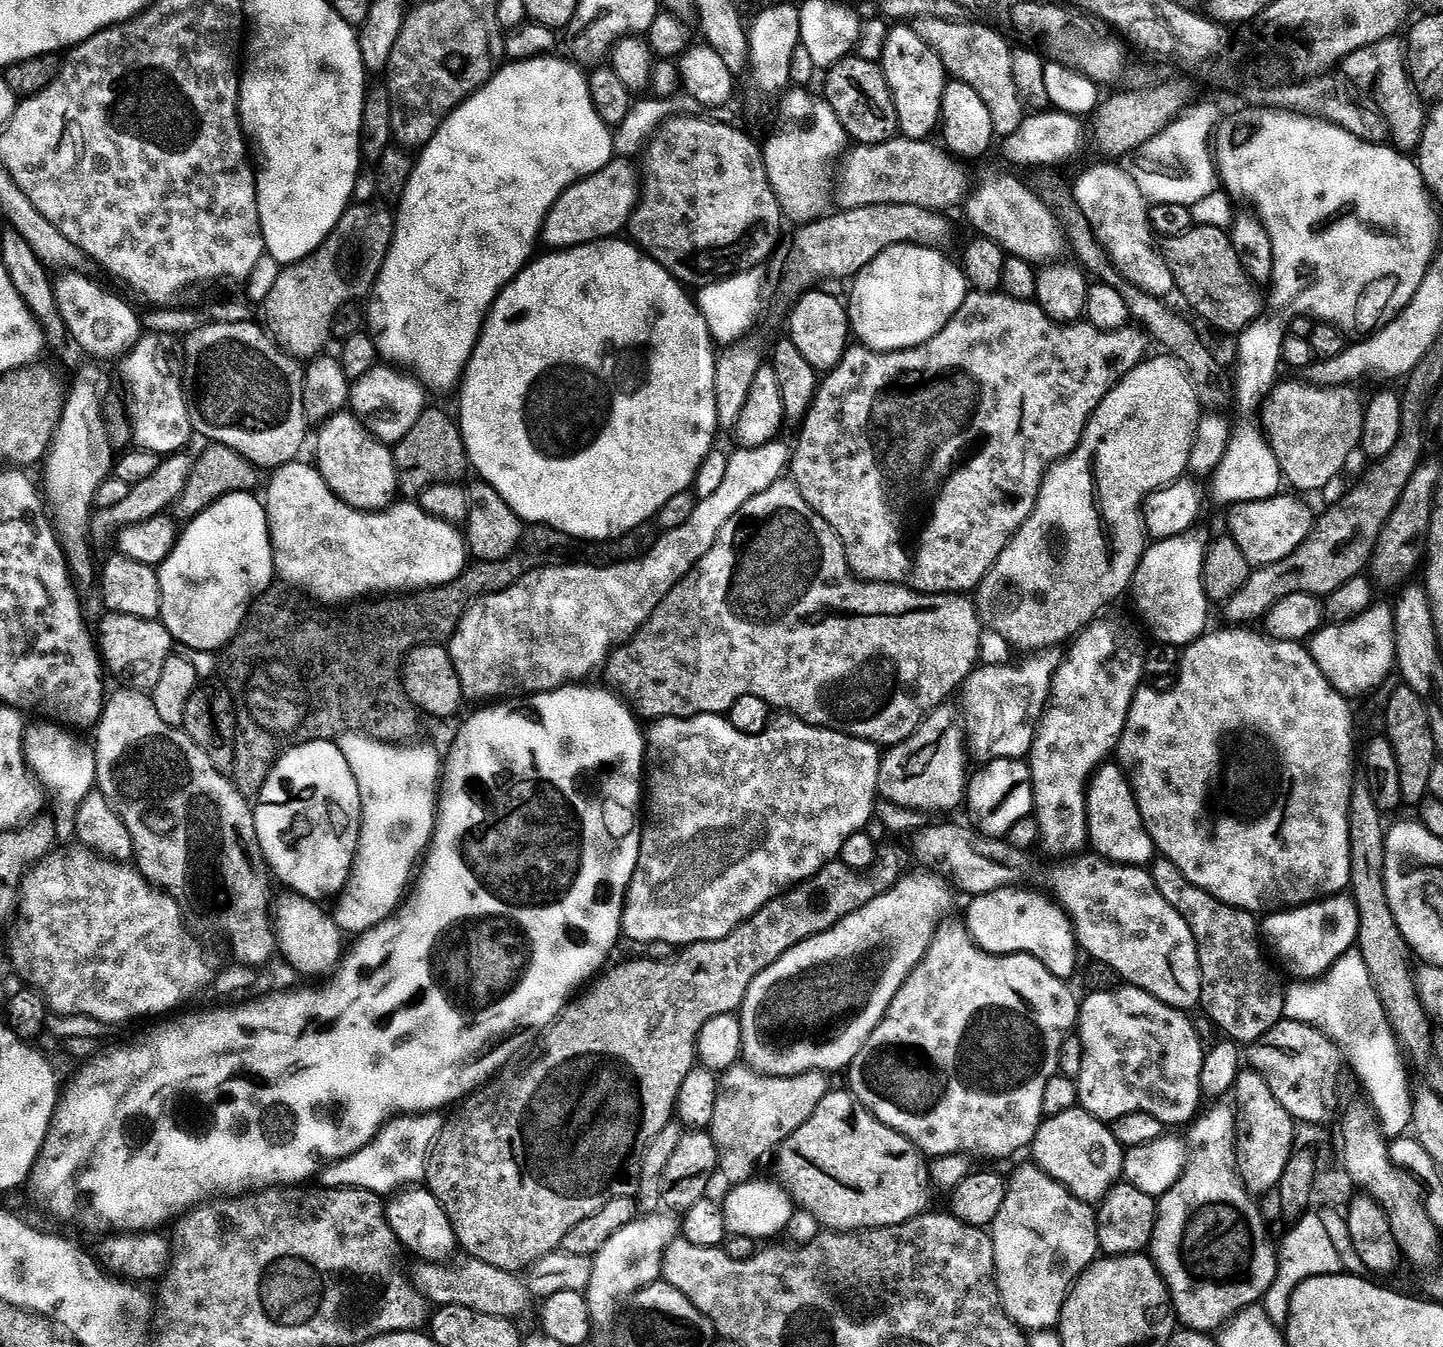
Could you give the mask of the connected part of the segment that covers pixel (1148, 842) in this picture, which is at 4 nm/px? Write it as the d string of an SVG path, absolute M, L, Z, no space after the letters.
M1090 786L1085 792L1087 802L1087 830L1089 845L1097 855L1117 864L1149 865L1155 857L1155 844L1145 830L1136 796L1131 787L1096 788Z

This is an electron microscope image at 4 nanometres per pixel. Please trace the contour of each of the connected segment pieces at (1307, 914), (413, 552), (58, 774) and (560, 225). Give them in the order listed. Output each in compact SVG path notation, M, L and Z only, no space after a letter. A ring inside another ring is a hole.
M1351 895L1329 896L1315 904L1276 910L1262 920L1262 936L1272 943L1276 956L1300 982L1311 982L1330 971L1342 954L1353 951L1360 935L1360 915ZM1265 919L1265 920L1264 920ZM1268 939L1268 940L1267 940Z
M295 460L273 471L273 476L268 484L266 496L264 495L264 503L267 512L267 520L269 521L269 530L271 536L271 544L274 548L275 568L284 571L284 574L298 582L304 584L308 588L316 588L318 596L322 596L324 600L333 600L341 602L354 602L358 599L367 597L369 594L384 594L388 588L388 568L396 568L396 584L400 590L423 590L425 588L438 588L446 584L451 584L456 579L456 568L448 568L448 523L449 521L441 519L430 512L425 512L419 503L408 502L404 512L408 515L408 520L404 520L401 524L392 524L392 520L388 514L376 514L372 520L372 528L368 528L369 513L363 509L354 508L344 500L338 498L329 488L329 484L321 476L321 472L315 465L304 463L303 460ZM432 548L436 548L436 568L432 568L432 564L428 564L428 556L432 556Z
M42 720L44 722L29 723L23 732L24 756L28 767L44 786L52 791L54 788L74 790L78 798L84 792L93 793L94 782L99 777L97 760L93 745L68 734L59 723Z
M615 163L607 164L602 170L590 174L585 180L578 181L577 184L570 185L554 202L554 206L548 211L548 216L544 219L542 229L543 243L552 245L553 249L563 250L566 248L576 248L580 244L593 244L596 240L611 240L619 237L620 232L629 227L632 212L636 209L638 199L638 188L632 185L632 180L628 177L628 172L624 168L616 168Z

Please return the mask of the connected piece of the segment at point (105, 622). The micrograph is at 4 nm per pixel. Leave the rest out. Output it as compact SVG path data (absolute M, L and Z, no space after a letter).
M108 612L101 618L98 647L103 667L111 679L113 676L117 680L117 685L147 694L153 691L162 678L163 667L174 654L172 635L159 619L143 620L117 612Z

